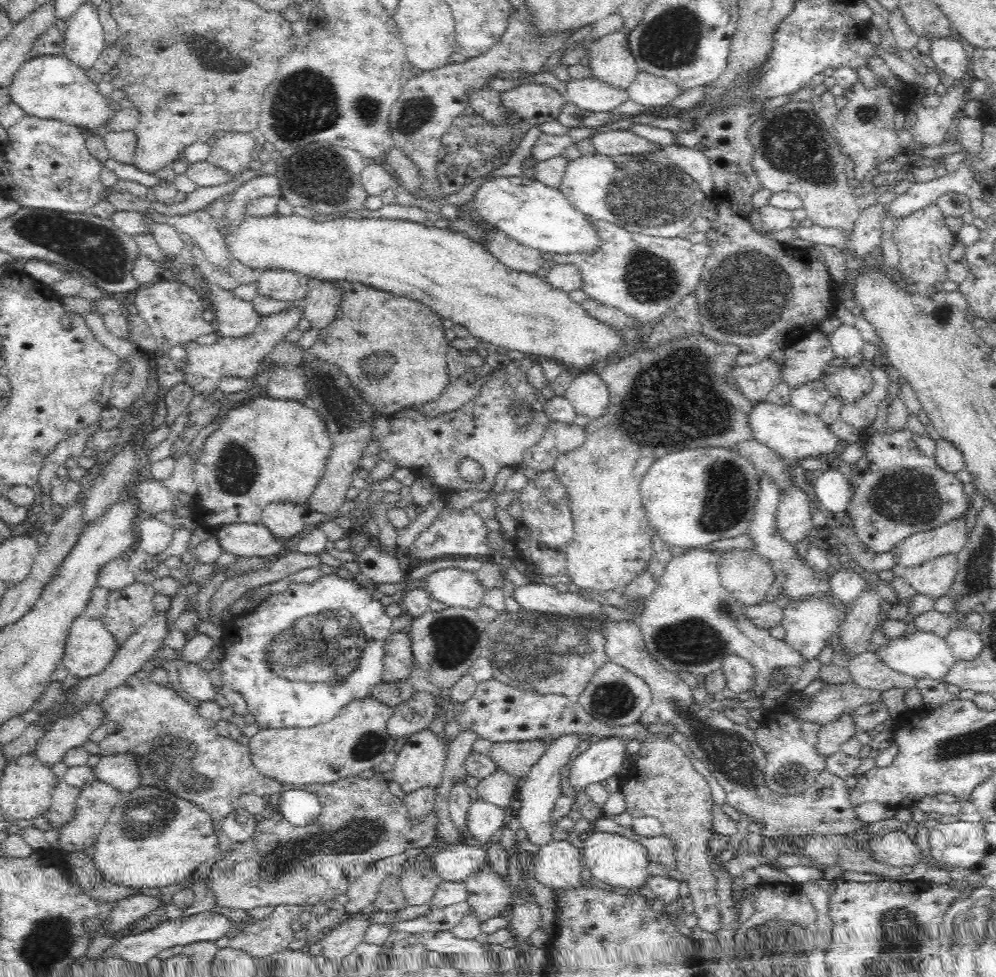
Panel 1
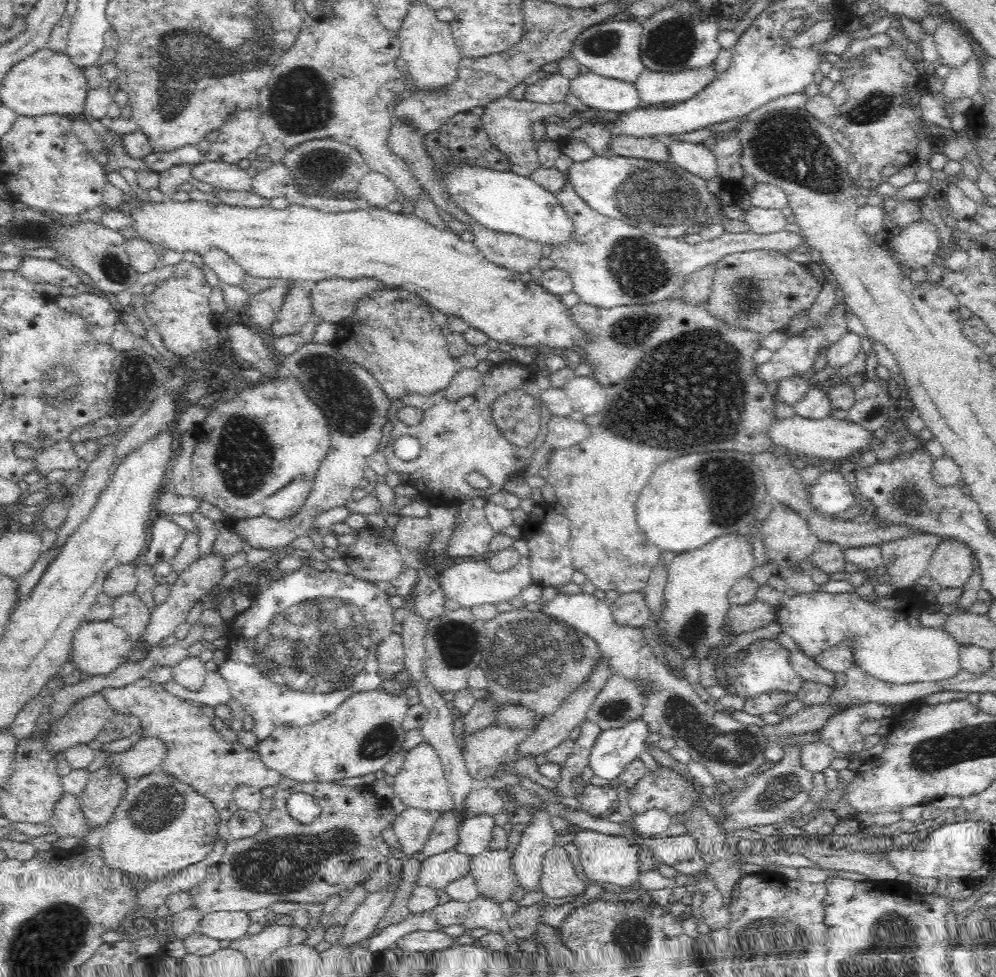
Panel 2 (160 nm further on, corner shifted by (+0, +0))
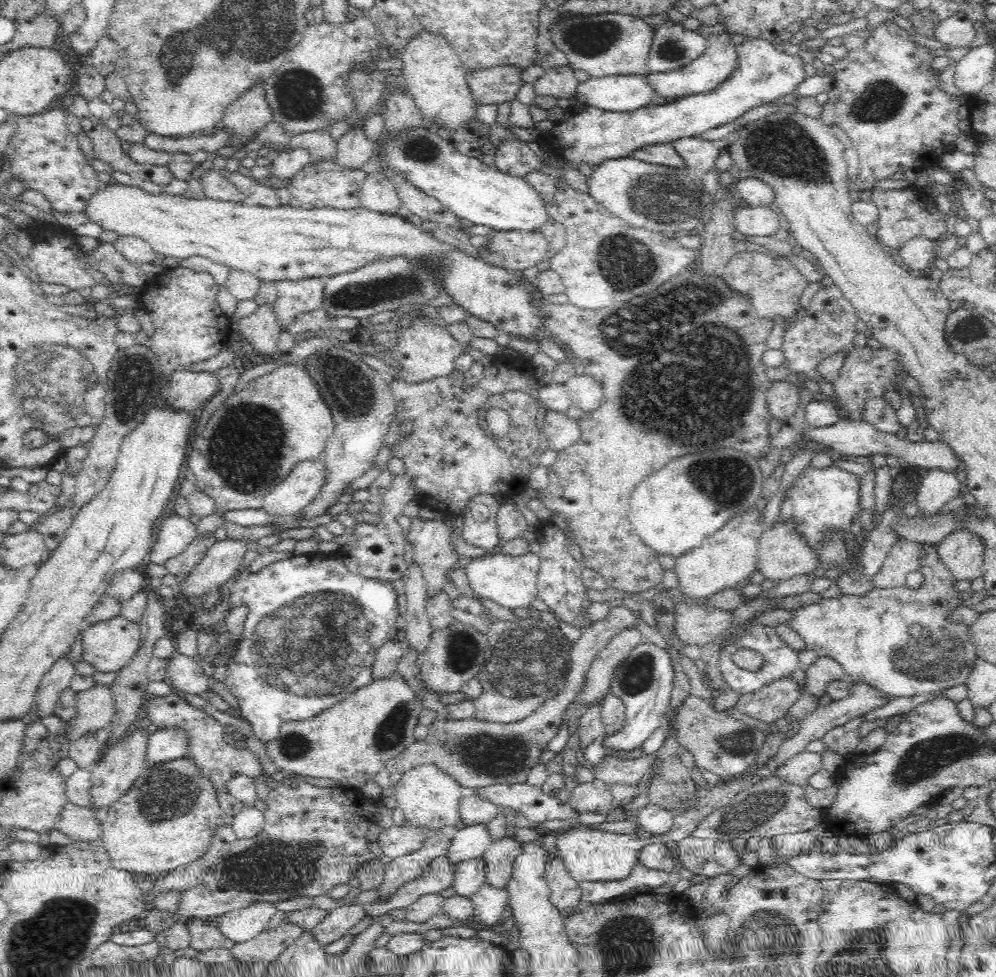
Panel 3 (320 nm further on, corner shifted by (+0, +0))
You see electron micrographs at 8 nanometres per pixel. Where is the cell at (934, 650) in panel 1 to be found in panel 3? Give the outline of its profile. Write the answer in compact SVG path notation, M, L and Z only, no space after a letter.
M938 543L918 545L924 549L918 570L924 580L918 588L910 589L905 584L895 589L873 588L864 596L840 595L838 598L822 599L816 604L799 606L789 624L804 639L807 648L813 650L819 658L838 662L849 680L870 685L894 698L924 696L932 692L936 694L965 684L975 662L980 660L976 655L975 644L971 641L969 626L949 618L956 607L964 606L971 593L957 589L957 578L938 556Z

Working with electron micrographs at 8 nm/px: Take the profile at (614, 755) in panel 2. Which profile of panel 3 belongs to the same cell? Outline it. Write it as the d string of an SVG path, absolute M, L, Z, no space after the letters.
M640 643L630 655L614 668L609 692L624 703L625 725L618 734L607 735L604 748L634 750L657 728L664 725L664 718L671 706L674 671L672 655L666 648L654 643Z

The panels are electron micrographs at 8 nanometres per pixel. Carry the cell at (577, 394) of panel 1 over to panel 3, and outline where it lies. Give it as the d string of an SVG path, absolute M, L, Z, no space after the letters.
M586 372L575 375L564 384L571 397L571 406L584 414L597 410L603 403L603 387Z

